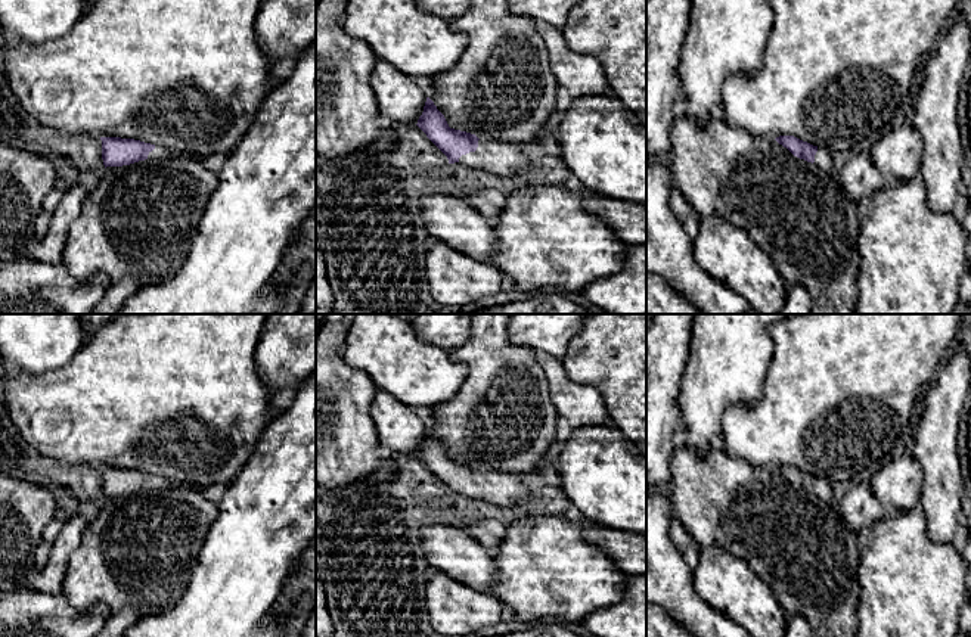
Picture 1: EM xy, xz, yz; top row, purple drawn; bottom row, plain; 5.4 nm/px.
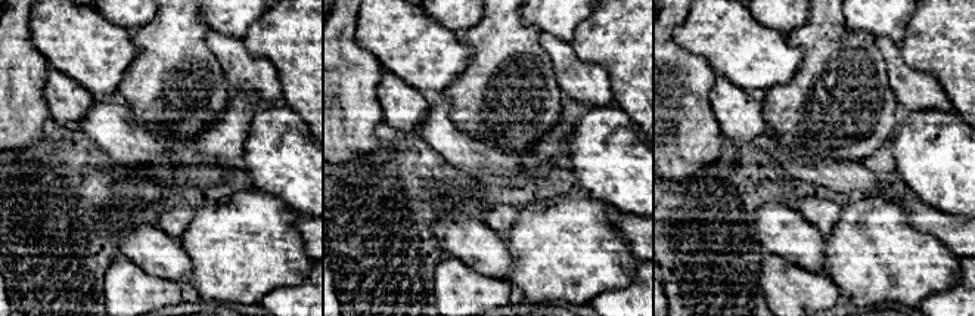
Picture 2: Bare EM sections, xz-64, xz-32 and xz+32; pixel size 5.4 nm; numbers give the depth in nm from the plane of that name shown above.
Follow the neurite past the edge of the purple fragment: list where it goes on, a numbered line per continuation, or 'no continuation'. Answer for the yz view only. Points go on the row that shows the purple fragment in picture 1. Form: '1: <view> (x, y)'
1: yz (822, 159)

